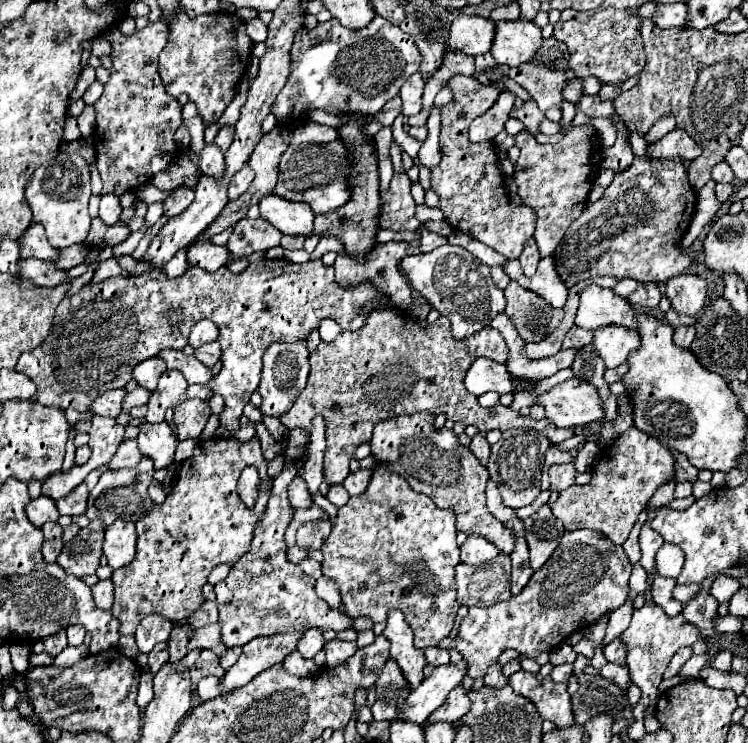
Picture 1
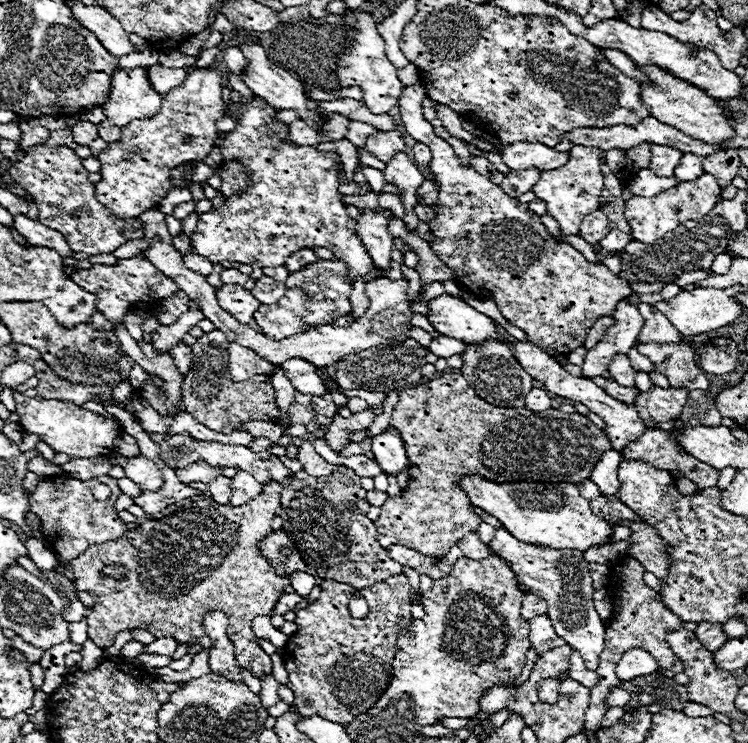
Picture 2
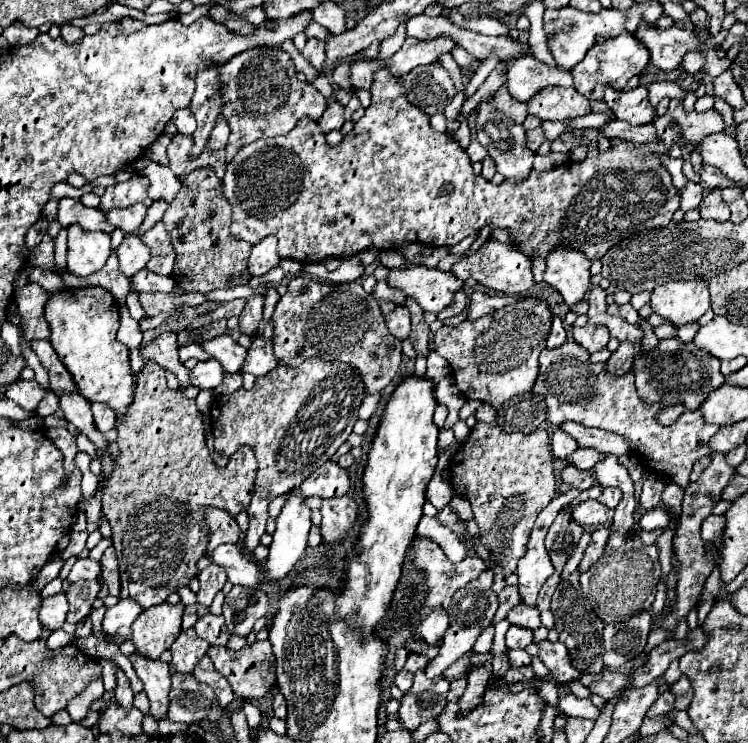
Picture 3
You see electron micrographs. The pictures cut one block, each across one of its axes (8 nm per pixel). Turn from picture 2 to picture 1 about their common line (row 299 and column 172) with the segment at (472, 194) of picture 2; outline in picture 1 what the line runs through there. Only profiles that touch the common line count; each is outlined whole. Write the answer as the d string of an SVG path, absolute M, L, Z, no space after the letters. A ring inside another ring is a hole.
M236 438L198 440L192 458L180 462L176 478L172 480L172 492L166 496L166 500L162 504L154 504L152 510L136 522L138 544L134 560L114 570L112 574L114 606L110 612L120 620L120 634L134 634L138 622L150 614L160 614L172 624L184 624L188 614L192 614L192 610L196 610L204 602L202 586L206 584L212 566L220 562L234 564L248 550L252 540L252 526L260 520L260 514L264 512L264 506L268 502L268 490L270 484L266 474L266 458L260 450L258 438L250 442L240 442ZM246 466L254 466L260 472L260 490L254 508L246 508L236 490L238 476Z

